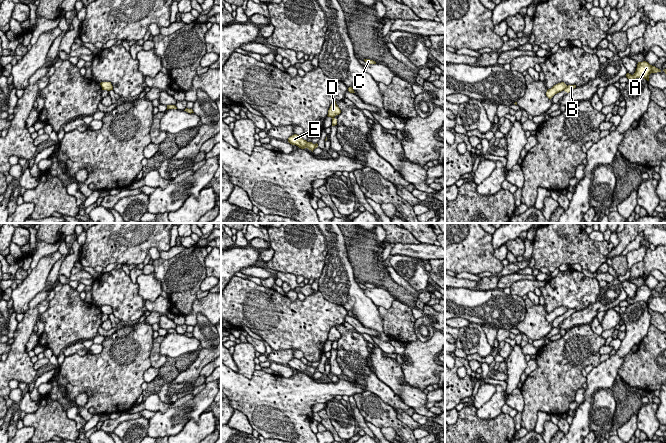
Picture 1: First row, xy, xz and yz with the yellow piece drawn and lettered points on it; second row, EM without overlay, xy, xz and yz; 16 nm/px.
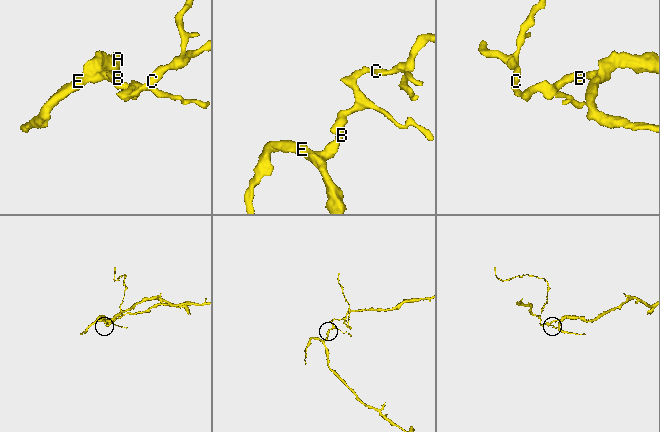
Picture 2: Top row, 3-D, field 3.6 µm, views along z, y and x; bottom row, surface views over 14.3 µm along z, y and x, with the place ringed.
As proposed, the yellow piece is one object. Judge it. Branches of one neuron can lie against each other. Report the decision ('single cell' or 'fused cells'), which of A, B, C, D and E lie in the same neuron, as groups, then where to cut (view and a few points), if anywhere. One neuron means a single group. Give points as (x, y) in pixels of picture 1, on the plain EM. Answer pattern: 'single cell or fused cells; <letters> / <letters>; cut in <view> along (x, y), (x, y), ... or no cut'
fused cells; A B E / C D; cut in yz along (567, 310), (563, 313)

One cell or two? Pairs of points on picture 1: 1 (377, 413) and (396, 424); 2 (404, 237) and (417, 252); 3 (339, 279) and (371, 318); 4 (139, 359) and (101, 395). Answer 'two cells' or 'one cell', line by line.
1: one cell
2: two cells
3: one cell
4: one cell

